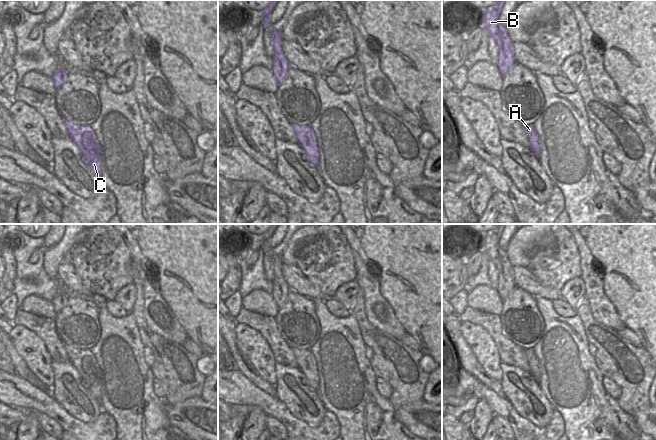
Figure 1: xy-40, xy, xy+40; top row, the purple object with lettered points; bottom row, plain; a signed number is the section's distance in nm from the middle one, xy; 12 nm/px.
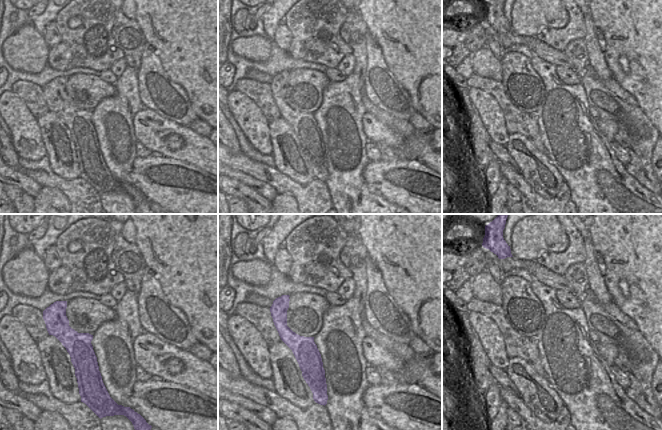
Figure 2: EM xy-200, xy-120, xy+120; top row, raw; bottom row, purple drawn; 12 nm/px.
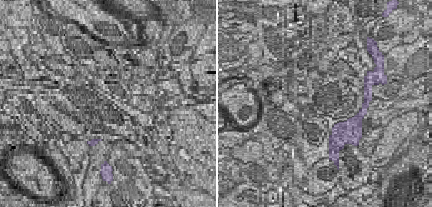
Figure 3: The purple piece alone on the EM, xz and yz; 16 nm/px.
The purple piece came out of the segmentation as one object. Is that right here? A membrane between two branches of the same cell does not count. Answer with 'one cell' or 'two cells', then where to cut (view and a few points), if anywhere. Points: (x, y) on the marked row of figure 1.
one cell; cut none

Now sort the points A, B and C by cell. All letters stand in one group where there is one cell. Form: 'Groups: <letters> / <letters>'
Groups: A B C

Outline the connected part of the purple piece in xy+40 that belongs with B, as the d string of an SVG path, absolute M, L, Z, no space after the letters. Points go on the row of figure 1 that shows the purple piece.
M495 0L488 8L482 10L484 20L479 25L483 26L491 38L494 39L498 46L497 68L502 76L507 74L514 65L513 43L507 33L507 27L502 26L498 20L505 0Z

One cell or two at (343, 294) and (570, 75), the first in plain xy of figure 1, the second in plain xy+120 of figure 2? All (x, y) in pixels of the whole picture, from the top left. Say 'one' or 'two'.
two

